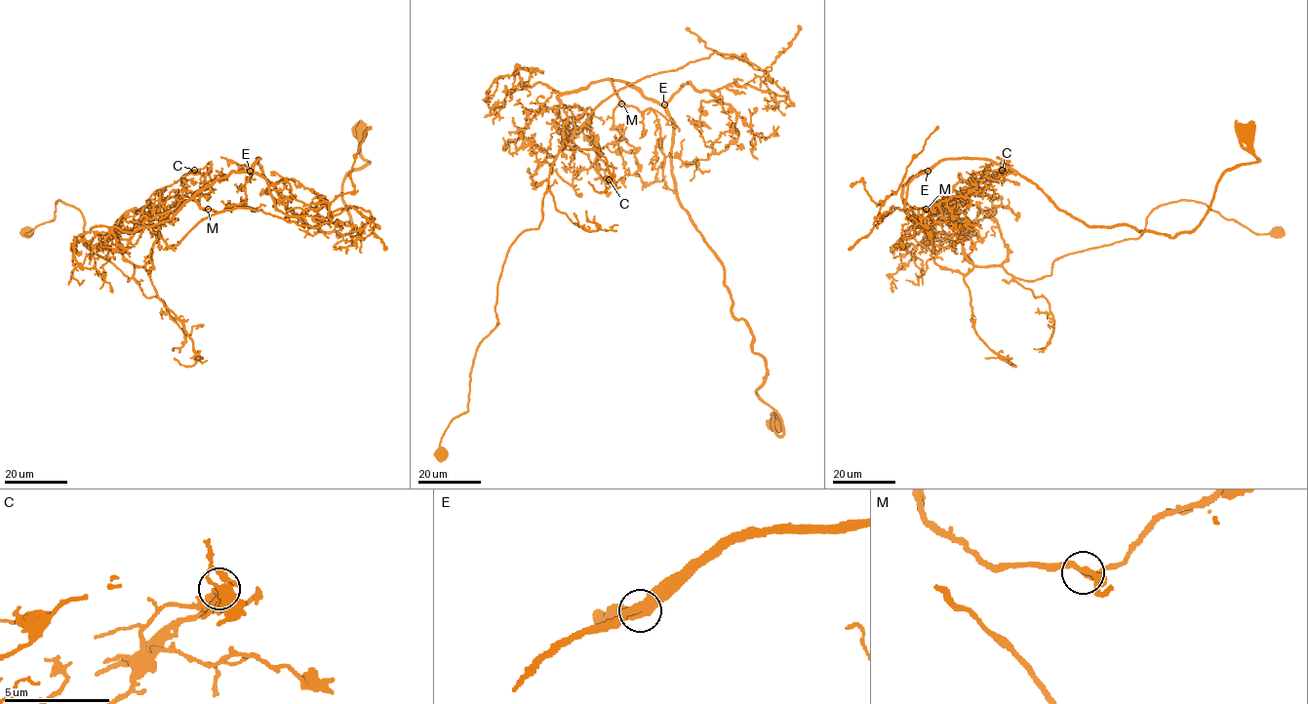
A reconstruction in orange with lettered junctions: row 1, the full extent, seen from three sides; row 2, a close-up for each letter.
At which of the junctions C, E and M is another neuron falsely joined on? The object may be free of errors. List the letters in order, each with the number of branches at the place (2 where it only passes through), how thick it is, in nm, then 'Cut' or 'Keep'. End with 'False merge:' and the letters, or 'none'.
C: Branches: 3. Thickness 340 nm. Cut
E: Branches: 3. Thickness 420 nm. Keep
M: Branches: 3. Thickness 240 nm. Keep
False merge: C

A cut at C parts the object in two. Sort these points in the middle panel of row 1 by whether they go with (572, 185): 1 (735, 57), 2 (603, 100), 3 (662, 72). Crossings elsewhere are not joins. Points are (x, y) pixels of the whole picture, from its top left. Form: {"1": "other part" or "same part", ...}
{"1": "same part", "2": "same part", "3": "same part"}

